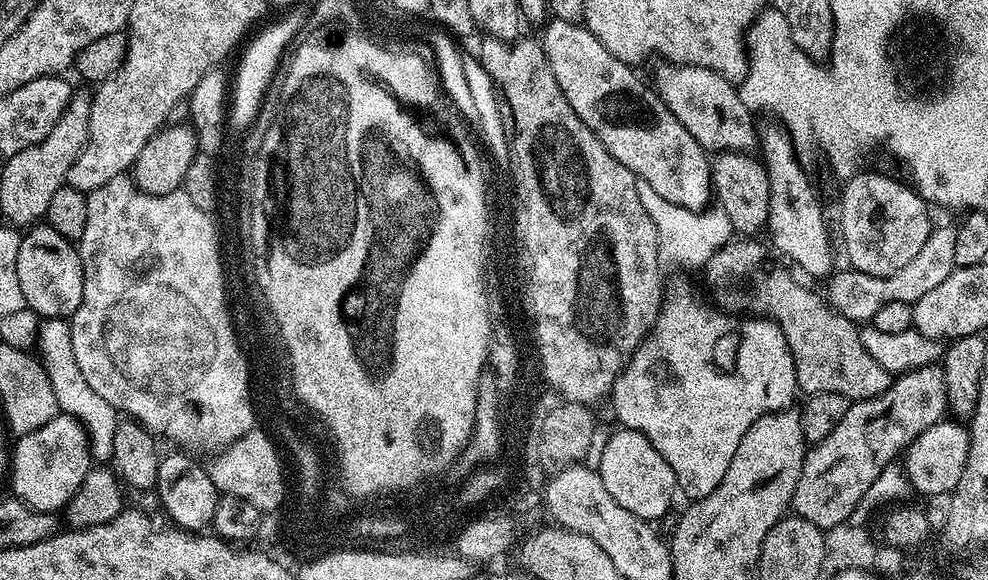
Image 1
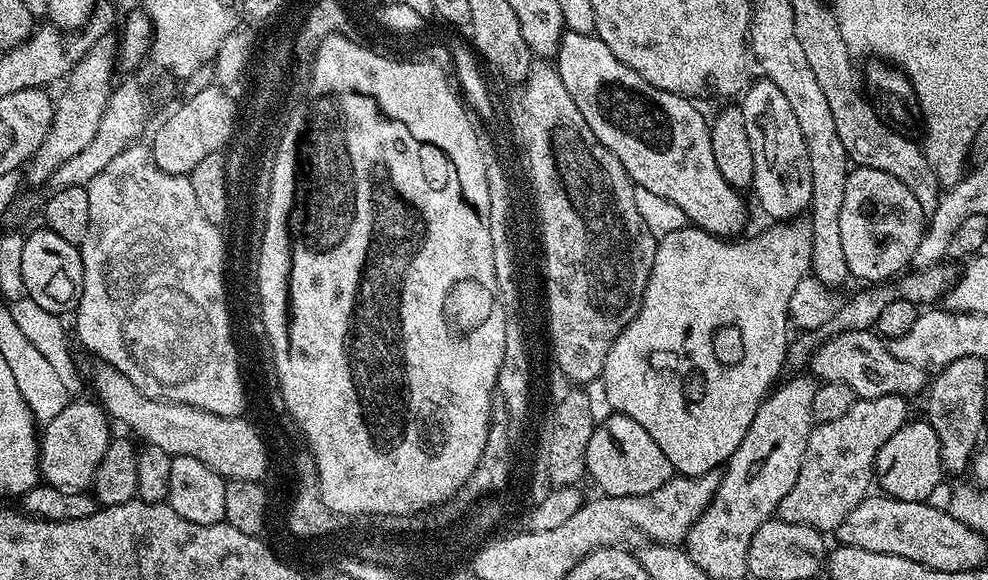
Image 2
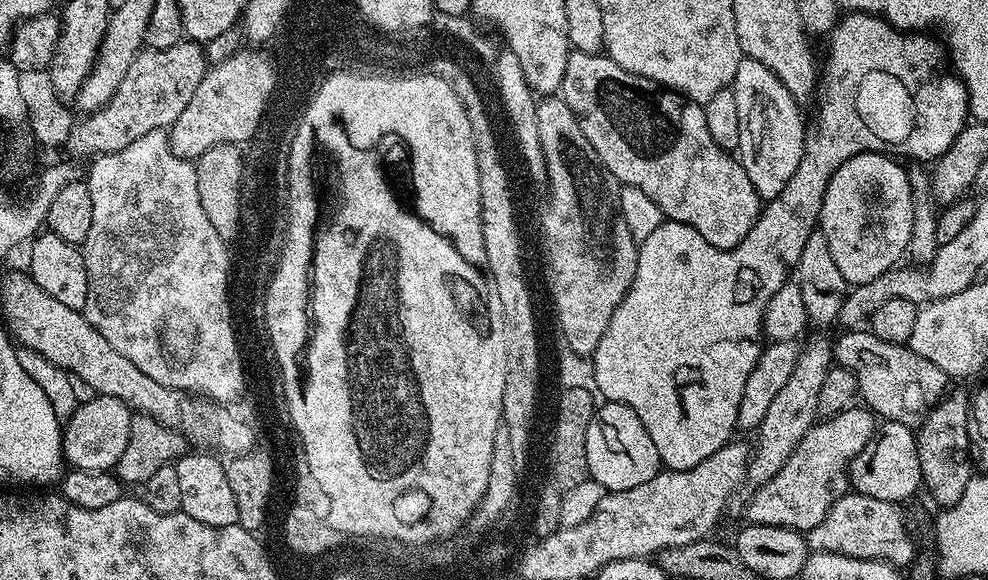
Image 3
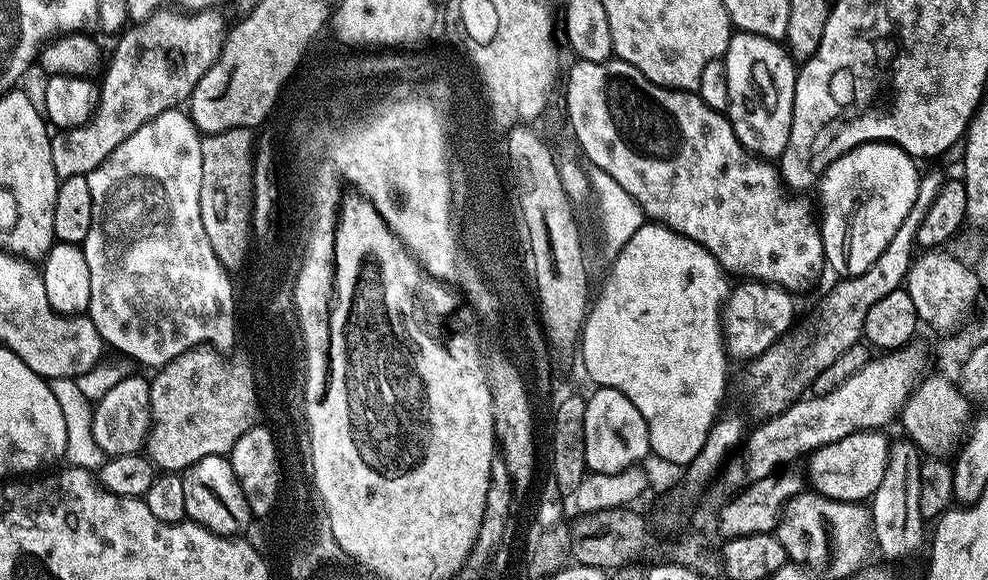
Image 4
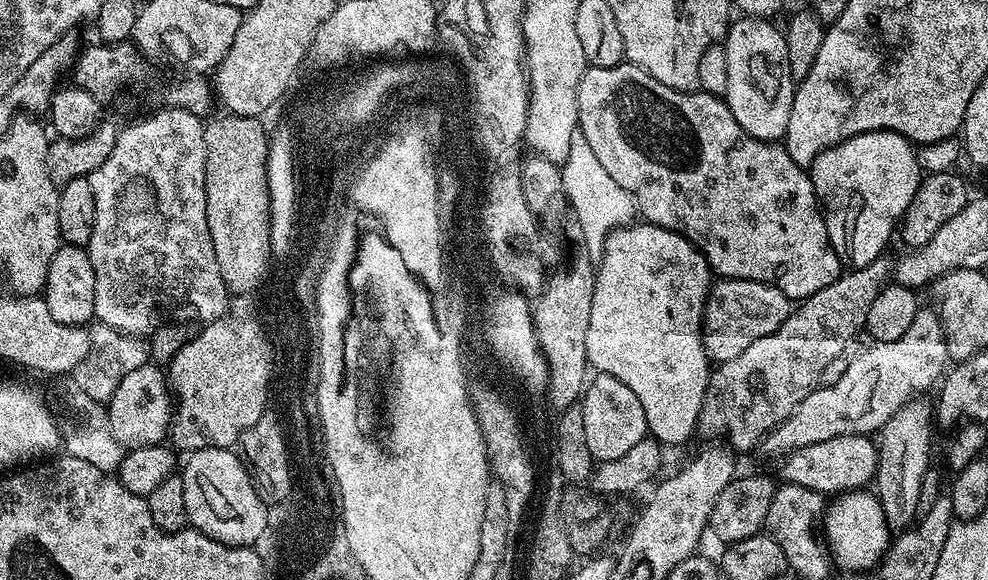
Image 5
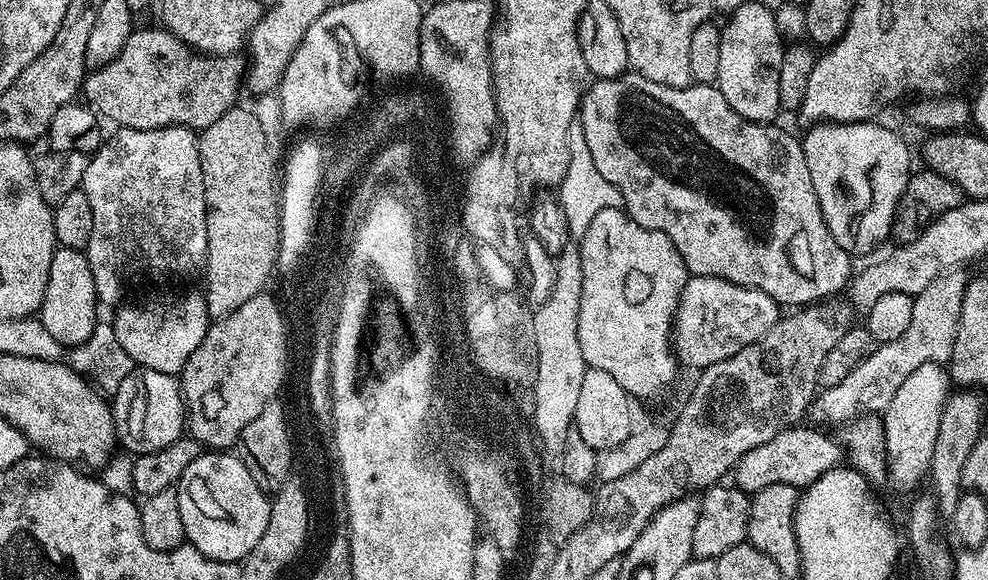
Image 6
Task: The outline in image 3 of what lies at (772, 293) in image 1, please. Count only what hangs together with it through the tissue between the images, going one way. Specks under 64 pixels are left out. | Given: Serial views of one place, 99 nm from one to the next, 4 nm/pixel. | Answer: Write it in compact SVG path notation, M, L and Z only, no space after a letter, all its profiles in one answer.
M848 330L843 335L834 344L835 363L854 374L859 399L877 417L920 426L949 391L949 376L938 370L938 366L926 362L926 358L914 354L912 348L886 342L870 330Z

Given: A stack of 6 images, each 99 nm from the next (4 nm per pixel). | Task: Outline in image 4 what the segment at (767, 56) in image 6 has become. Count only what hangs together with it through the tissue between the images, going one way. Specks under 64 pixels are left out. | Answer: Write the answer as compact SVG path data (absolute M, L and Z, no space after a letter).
M737 31L722 57L726 82L730 82L727 117L740 145L753 156L779 158L790 138L794 100L784 100L784 59L789 51L783 43L758 34Z

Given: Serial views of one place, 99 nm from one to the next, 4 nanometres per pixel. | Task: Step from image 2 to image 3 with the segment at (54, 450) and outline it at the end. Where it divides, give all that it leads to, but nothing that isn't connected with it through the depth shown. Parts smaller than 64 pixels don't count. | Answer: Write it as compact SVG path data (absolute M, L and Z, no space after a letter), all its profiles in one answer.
M96 394L91 398L93 400L84 400L63 425L64 459L81 472L106 472L115 469L134 434L134 413L117 396Z

